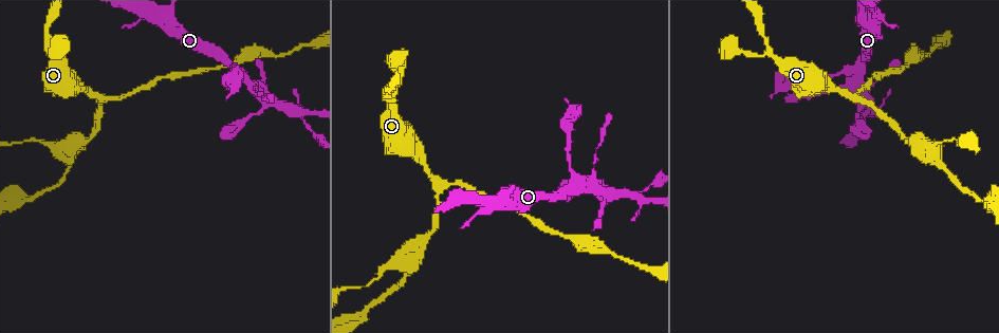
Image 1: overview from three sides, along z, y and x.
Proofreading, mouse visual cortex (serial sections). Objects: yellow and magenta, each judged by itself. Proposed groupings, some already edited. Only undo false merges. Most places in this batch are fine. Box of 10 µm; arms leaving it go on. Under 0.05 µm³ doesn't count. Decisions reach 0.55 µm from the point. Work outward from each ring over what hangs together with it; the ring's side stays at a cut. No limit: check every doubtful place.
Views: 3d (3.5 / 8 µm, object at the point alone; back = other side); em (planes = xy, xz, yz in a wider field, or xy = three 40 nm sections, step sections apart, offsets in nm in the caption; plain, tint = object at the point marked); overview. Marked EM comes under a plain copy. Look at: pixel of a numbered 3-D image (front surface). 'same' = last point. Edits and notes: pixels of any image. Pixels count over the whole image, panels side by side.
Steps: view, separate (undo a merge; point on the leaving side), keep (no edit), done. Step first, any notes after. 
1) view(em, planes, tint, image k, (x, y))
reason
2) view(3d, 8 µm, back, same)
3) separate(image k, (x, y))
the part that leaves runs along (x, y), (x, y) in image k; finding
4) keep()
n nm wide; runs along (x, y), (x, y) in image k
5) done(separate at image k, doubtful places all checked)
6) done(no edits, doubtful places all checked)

view(3d, 3.5 µm, image 1, (930, 147))
three-way junction

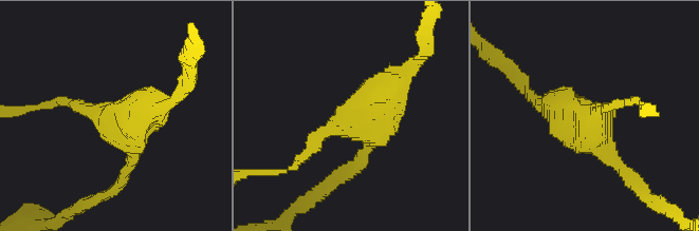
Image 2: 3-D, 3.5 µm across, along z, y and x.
view(em, planes, tint, image 2, (348, 120))
3 arms; arms of 150, 200, 200 nm; now the EM

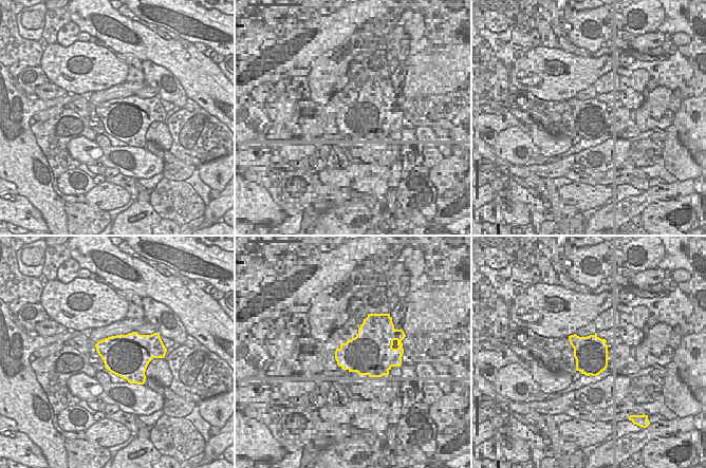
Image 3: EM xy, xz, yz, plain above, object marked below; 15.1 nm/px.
keep()
runs along (539, 101), (580, 118), (628, 173) in image 2; continuous, no second cell

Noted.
view(3d, 8 µm, image 1, (602, 194))

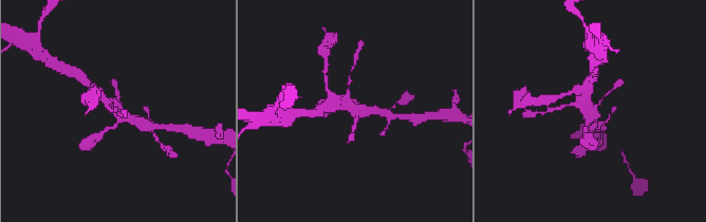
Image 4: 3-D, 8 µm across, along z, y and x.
view(em, xy, step 1, tint, same)
shape alone is not enough

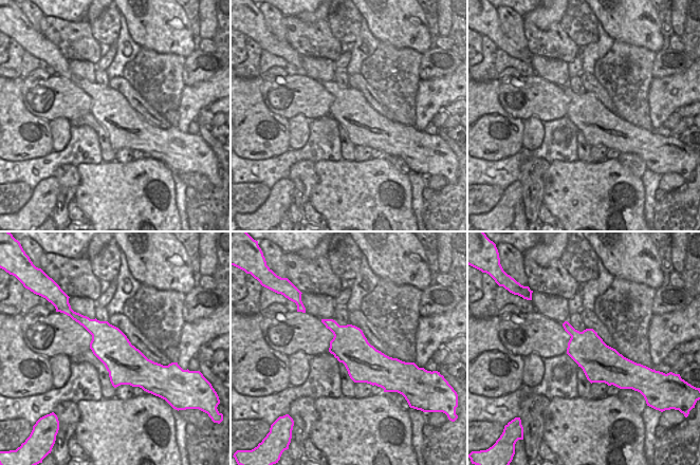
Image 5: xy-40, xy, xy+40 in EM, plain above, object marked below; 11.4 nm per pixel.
keep()
runs along (100, 93), (123, 115), (147, 126) in image 4; all the same cell

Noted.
view(3d, 8 µm, image 1, (300, 110))
arms part here

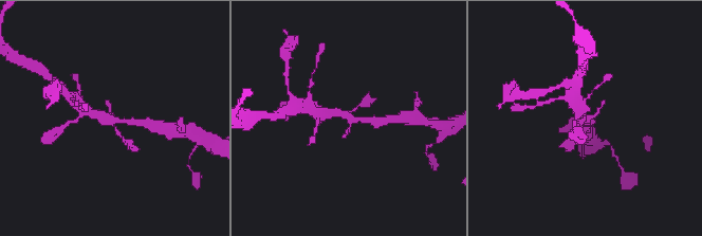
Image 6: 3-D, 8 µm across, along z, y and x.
view(3d, 3.5 µm, same)

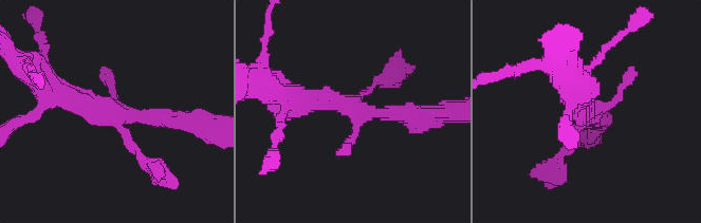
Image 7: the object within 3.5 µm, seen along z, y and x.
view(em, xy, step 1, tint, image 7, (111, 115))
need the tissue

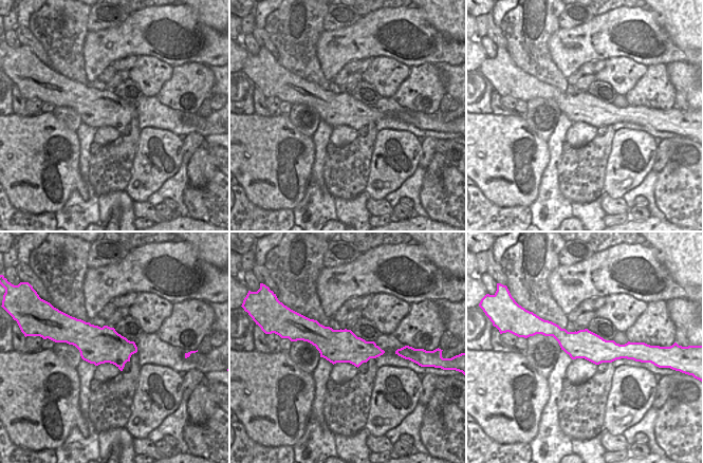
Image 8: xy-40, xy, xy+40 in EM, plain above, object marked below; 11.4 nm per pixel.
keep()
runs along (50, 87), (112, 113), (150, 165) in image 7; continuous, no second cell

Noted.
done(no edits, doubtful places all checked)

